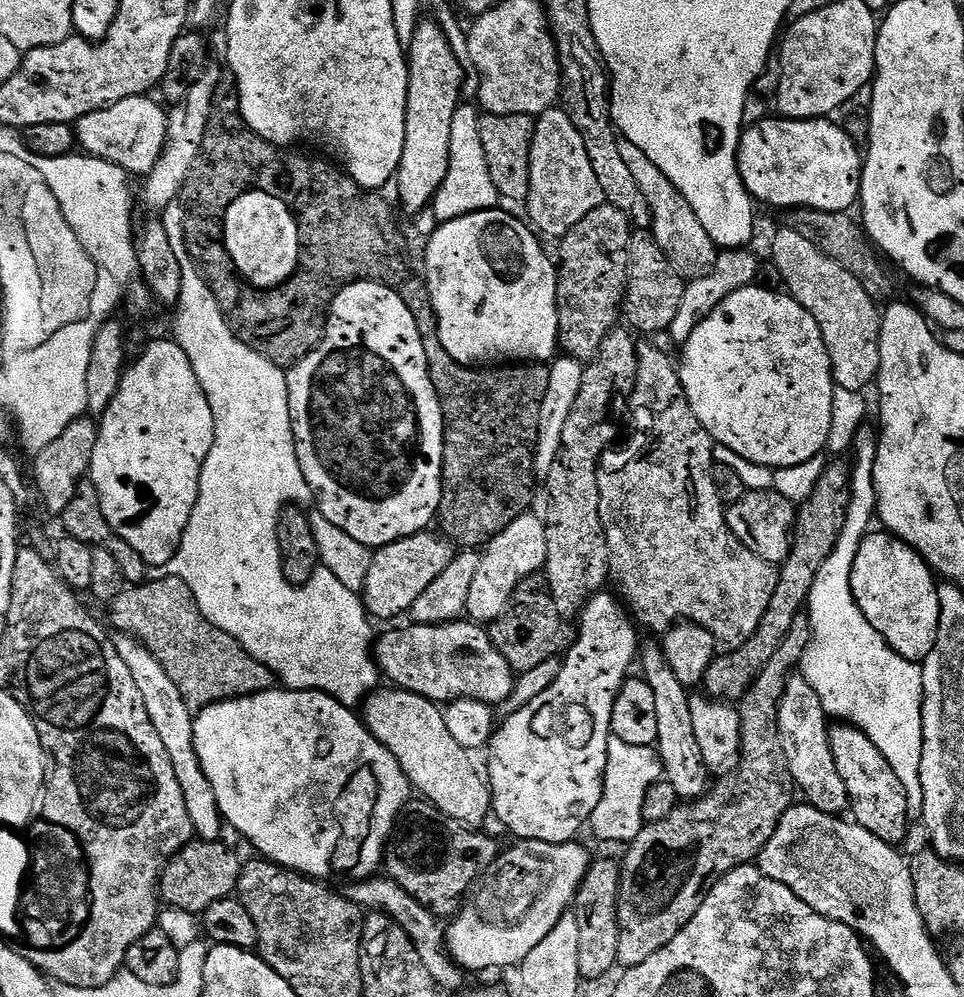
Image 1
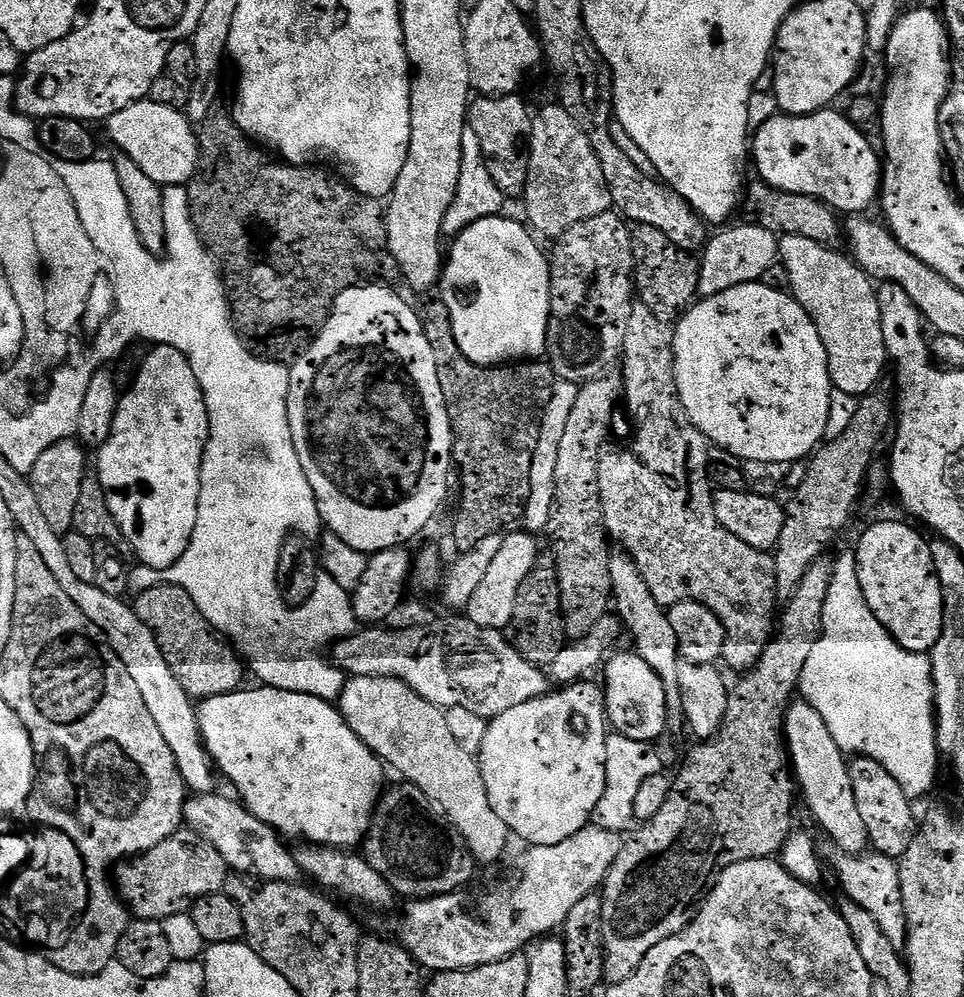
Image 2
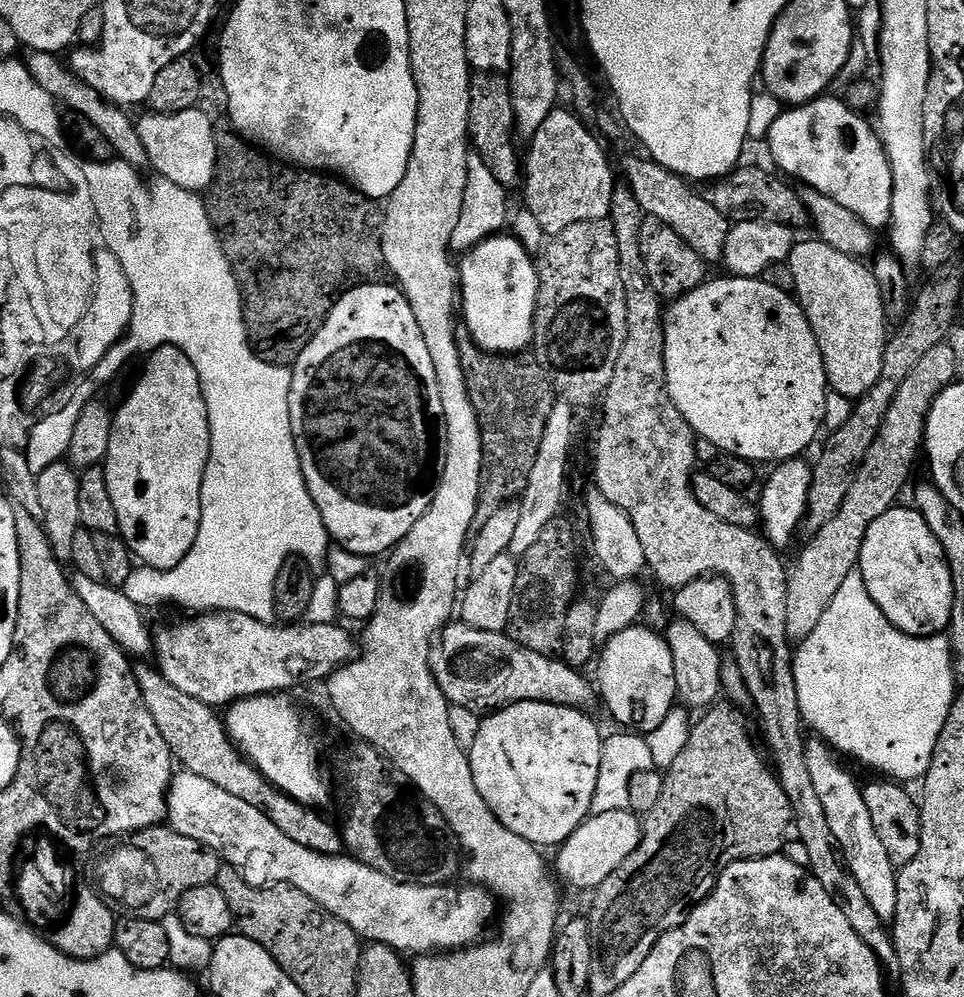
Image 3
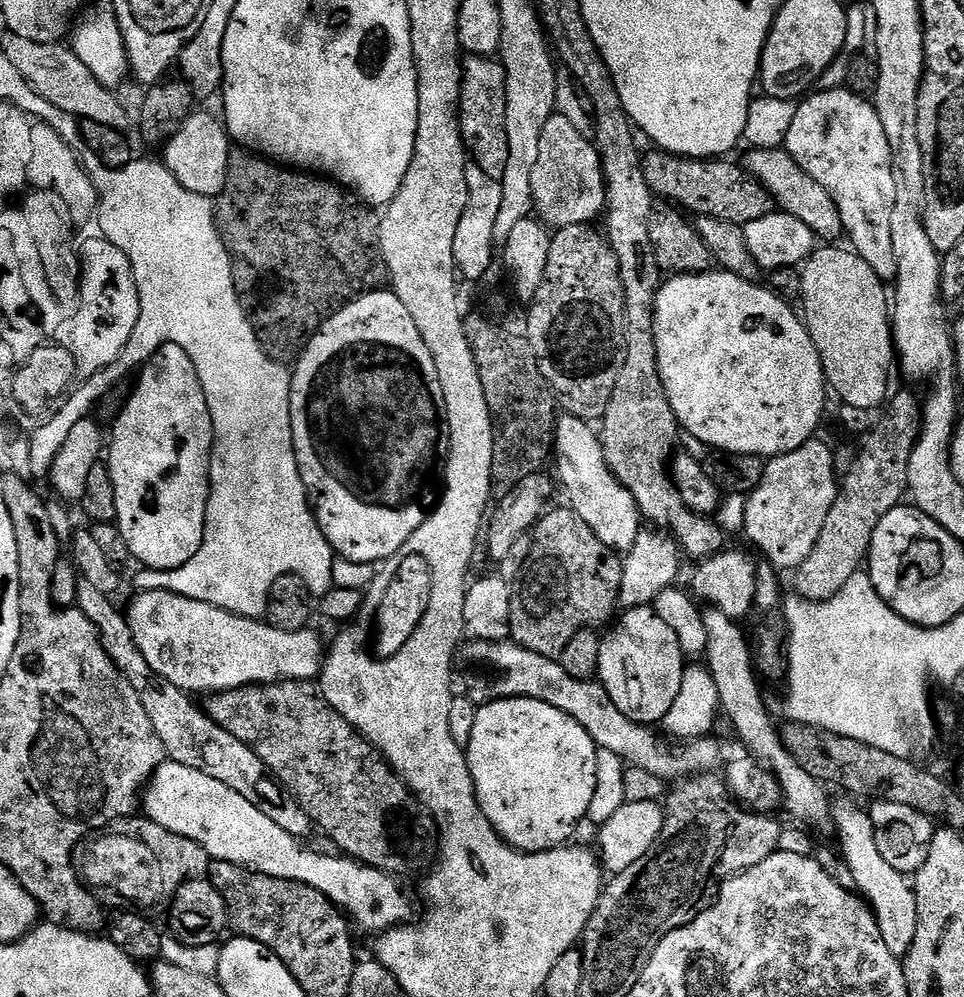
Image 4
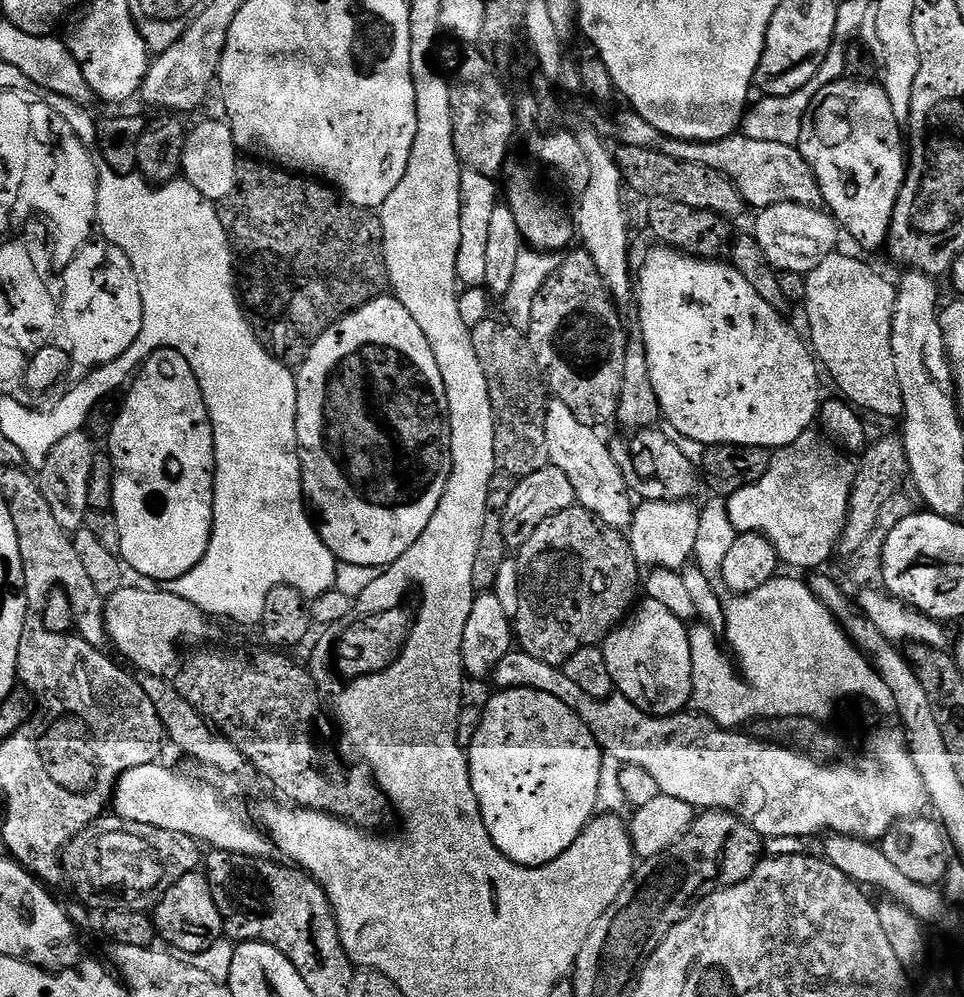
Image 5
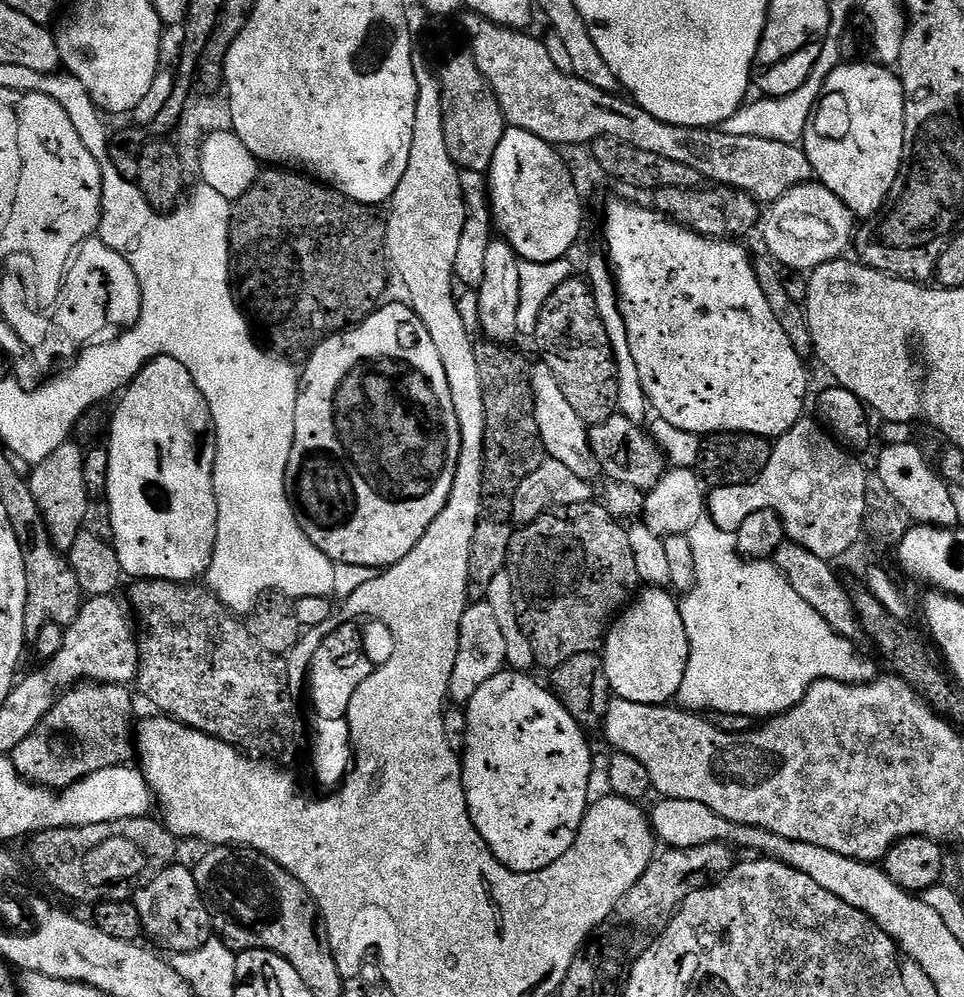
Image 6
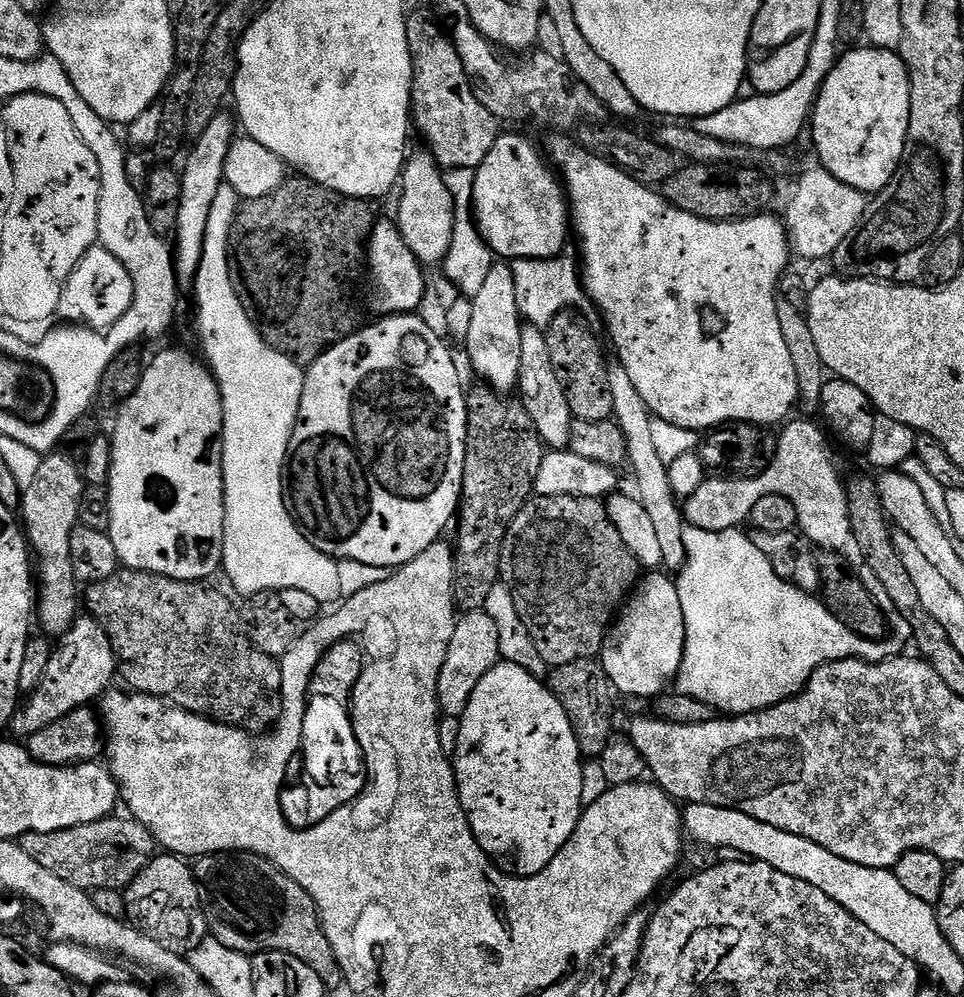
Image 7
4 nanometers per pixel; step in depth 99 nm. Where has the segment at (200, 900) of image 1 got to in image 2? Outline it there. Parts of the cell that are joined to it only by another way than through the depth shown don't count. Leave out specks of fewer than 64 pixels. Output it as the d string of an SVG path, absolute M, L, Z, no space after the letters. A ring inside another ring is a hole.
M181 830L149 852L115 865L114 887L135 919L162 922L174 914L191 913L202 898L223 893L229 875L228 863L213 844L196 832Z

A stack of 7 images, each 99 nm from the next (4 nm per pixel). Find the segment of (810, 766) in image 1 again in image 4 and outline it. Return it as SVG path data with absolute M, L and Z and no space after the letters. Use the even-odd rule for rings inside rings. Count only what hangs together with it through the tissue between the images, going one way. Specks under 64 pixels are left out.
M840 798L832 806L832 823L836 834L840 834L840 844L842 849L842 859L849 868L849 874L852 876L851 883L855 891L866 901L869 908L876 916L878 930L882 930L882 942L886 942L886 947L890 954L901 958L908 955L910 946L914 946L914 932L918 930L918 902L913 885L905 873L894 870L894 866L889 866L886 858L882 858L882 853L878 850L878 842L874 842L876 827L872 825L871 815L859 808L859 803L853 802L848 798Z

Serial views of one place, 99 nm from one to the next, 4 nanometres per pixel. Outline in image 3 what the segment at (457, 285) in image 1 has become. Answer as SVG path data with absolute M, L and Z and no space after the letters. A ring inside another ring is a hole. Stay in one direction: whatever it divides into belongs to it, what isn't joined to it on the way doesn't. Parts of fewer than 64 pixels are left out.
M497 234L483 240L458 264L458 304L464 307L462 323L470 330L478 347L493 354L520 354L523 348L531 349L532 331L536 325L536 303L540 293L540 274L533 253L511 234Z

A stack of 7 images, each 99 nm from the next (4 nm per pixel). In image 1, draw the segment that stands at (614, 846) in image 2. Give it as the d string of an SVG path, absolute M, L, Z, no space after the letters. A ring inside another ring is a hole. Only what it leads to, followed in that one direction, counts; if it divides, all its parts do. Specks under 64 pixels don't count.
M520 840L507 852L508 849L499 857L498 867L483 881L485 884L481 883L475 889L476 897L474 892L460 911L451 917L446 928L448 953L459 968L470 974L488 972L491 968L515 969L523 964L526 954L530 954L530 950L534 950L534 946L538 946L538 942L542 942L542 938L546 938L546 934L550 934L550 930L558 926L561 918L569 915L576 899L576 891L586 878L590 863L588 852L580 842L551 844Z

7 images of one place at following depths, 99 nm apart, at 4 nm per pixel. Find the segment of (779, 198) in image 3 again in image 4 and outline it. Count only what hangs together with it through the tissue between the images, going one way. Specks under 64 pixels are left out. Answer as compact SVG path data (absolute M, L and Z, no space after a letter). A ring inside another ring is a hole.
M651 150L652 152L645 151L642 156L642 163L644 165L644 177L646 178L646 186L650 186L650 190L652 191L653 197L659 198L664 202L675 202L677 205L680 205L687 213L693 214L692 212L696 212L695 215L697 217L701 216L709 216L710 218L722 218L722 222L734 222L735 224L739 224L741 226L749 224L750 222L758 222L758 218L762 218L763 216L769 216L771 212L774 211L774 201L772 199L772 195L761 186L761 184L756 181L748 173L748 169L741 166L739 163L731 164L731 159L728 158L709 158L706 160L691 160L688 156L676 156L672 152L666 152L663 150Z

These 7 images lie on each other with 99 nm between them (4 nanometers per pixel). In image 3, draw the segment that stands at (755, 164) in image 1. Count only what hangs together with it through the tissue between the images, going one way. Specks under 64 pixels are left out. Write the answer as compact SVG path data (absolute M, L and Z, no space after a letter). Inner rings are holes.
M821 98L808 104L789 107L781 111L778 122L770 128L766 147L772 151L772 160L781 168L779 171L793 181L801 180L801 185L834 198L838 206L850 210L869 230L887 229L892 223L892 175L890 162L884 153L877 129L867 124L861 113L849 108L840 98Z

